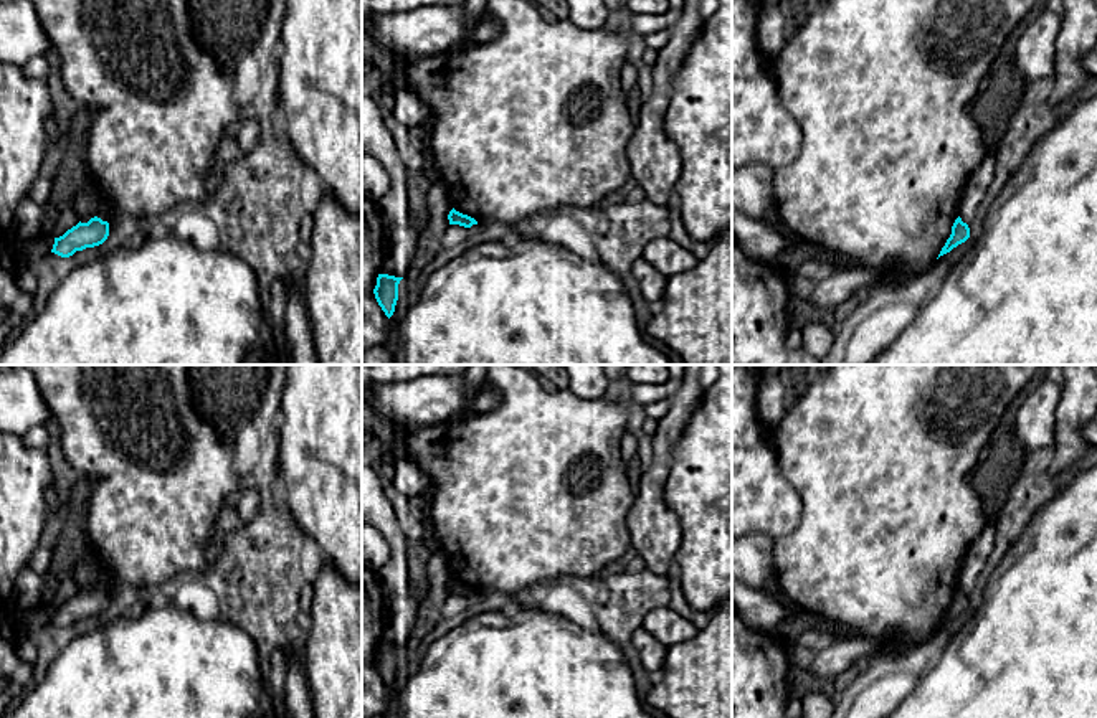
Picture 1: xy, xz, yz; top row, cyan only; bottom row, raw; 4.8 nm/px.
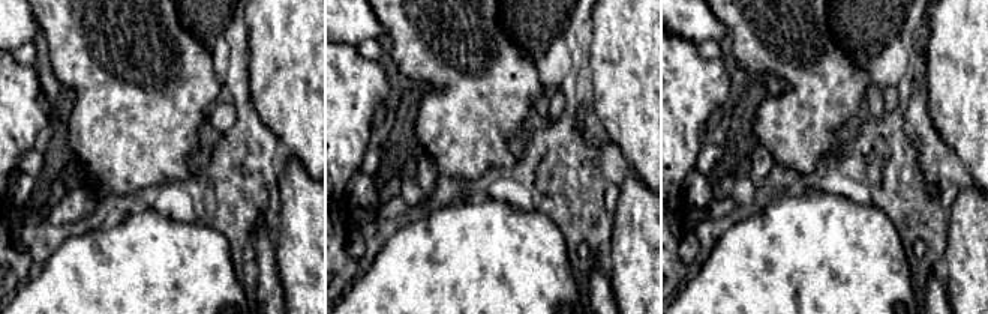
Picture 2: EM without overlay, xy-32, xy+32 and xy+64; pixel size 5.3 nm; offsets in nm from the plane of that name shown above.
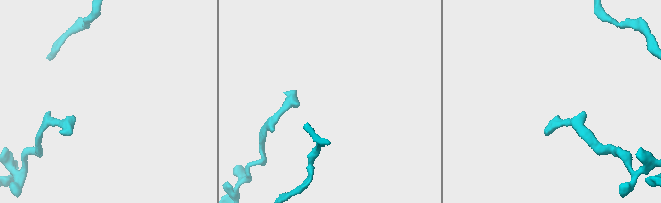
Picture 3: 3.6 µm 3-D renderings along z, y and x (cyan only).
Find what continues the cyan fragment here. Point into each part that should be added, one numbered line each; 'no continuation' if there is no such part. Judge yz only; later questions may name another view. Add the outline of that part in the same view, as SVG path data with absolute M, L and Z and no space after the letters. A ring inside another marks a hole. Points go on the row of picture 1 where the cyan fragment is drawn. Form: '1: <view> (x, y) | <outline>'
no continuation

